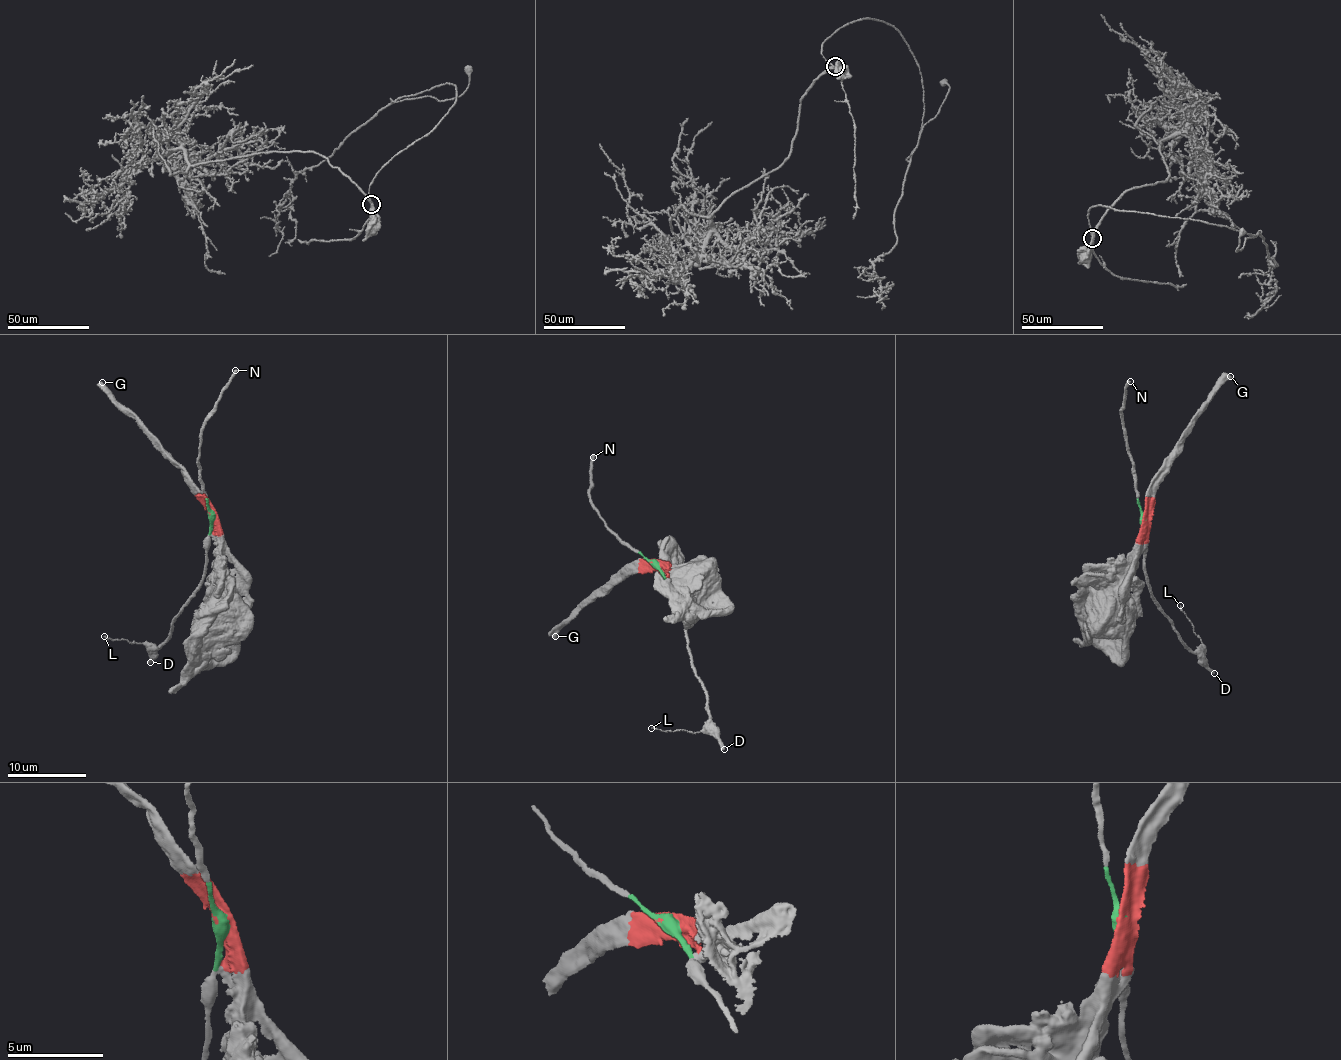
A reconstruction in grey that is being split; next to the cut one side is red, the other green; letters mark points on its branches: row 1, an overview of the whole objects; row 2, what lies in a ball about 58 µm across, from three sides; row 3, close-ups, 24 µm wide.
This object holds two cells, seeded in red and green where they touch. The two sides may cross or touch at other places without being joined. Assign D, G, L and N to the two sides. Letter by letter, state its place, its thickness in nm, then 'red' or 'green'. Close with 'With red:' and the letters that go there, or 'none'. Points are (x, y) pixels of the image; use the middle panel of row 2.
D: (724, 749) | 280 nm | green
G: (555, 636) | 500 nm | red
L: (651, 728) | 120 nm | green
N: (593, 457) | 280 nm | green
With red: G

